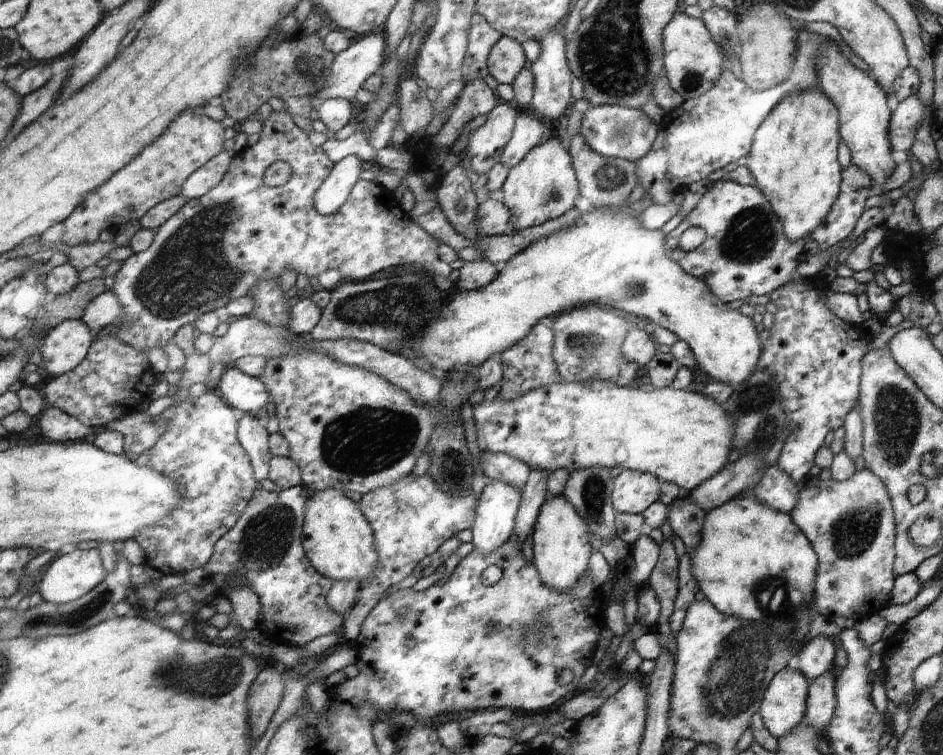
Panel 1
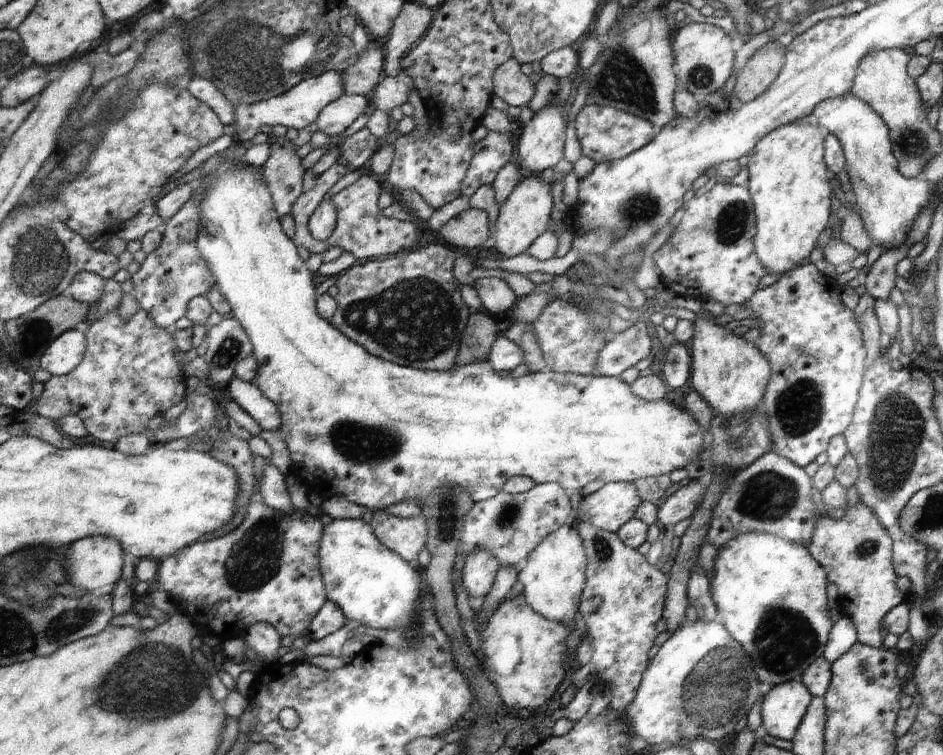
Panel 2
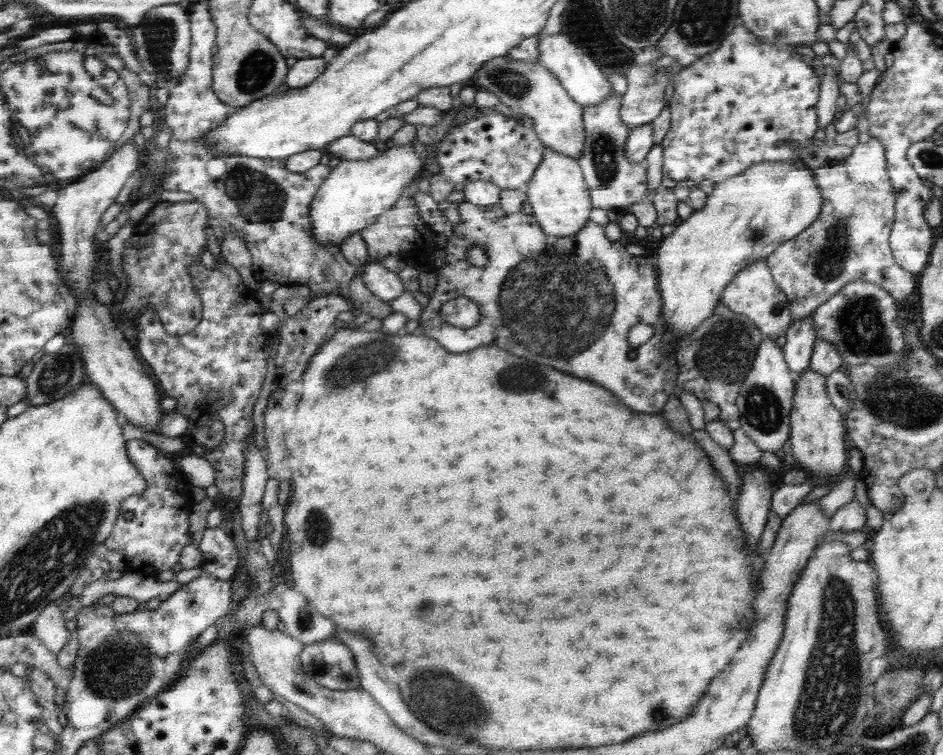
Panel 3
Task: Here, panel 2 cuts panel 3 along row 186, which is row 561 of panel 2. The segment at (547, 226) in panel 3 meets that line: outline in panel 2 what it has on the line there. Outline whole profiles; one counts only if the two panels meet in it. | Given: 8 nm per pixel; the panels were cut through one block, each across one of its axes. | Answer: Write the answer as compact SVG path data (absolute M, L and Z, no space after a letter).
M561 526L553 534L549 534L529 556L525 568L519 574L519 582L523 584L523 594L527 602L549 620L557 620L571 630L575 628L573 616L577 610L577 602L585 590L585 546L581 546L579 532L573 526Z

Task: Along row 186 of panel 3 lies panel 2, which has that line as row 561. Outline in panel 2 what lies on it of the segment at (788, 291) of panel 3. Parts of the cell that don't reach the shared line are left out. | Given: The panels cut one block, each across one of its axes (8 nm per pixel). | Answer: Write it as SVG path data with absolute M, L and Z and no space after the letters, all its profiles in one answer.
M859 500L855 506L847 506L847 504L845 504L845 506L843 506L843 510L845 510L845 514L843 514L843 518L839 518L839 520L829 518L829 512L827 512L827 516L821 516L821 514L819 514L815 534L813 534L811 542L805 546L805 550L809 552L809 556L811 556L813 560L817 560L817 564L821 564L821 566L825 568L825 572L827 572L827 582L829 582L829 584L833 584L833 586L837 588L837 608L839 608L839 612L843 614L843 618L849 618L849 620L853 622L855 632L857 632L857 642L861 642L861 644L865 644L865 646L871 646L871 648L883 648L883 636L879 634L879 628L881 628L881 618L883 618L883 616L885 616L891 608L901 606L903 602L907 602L905 594L903 594L903 592L899 592L899 590L897 590L897 584L895 584L897 574L895 574L895 570L893 570L893 540L889 538L887 530L879 524L877 516L869 510L869 506L863 506L863 502L861 502L861 500Z

